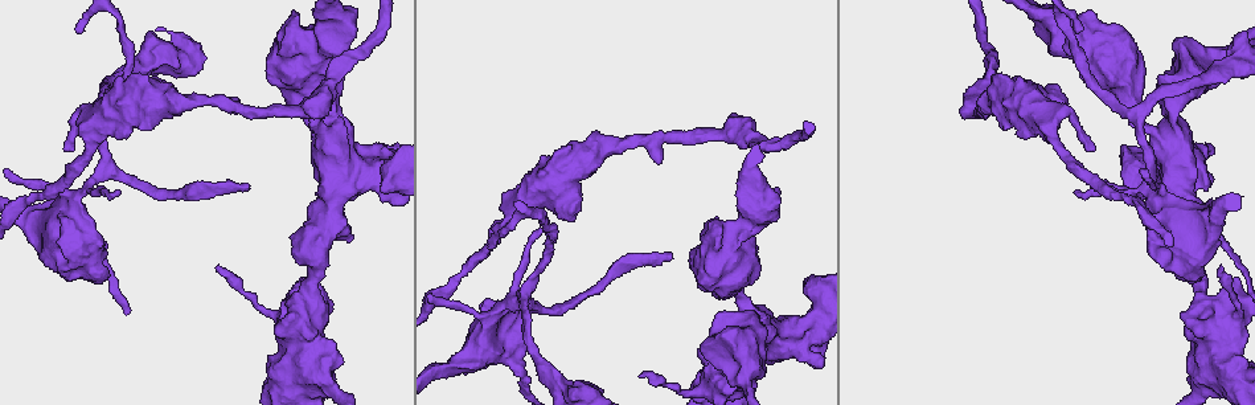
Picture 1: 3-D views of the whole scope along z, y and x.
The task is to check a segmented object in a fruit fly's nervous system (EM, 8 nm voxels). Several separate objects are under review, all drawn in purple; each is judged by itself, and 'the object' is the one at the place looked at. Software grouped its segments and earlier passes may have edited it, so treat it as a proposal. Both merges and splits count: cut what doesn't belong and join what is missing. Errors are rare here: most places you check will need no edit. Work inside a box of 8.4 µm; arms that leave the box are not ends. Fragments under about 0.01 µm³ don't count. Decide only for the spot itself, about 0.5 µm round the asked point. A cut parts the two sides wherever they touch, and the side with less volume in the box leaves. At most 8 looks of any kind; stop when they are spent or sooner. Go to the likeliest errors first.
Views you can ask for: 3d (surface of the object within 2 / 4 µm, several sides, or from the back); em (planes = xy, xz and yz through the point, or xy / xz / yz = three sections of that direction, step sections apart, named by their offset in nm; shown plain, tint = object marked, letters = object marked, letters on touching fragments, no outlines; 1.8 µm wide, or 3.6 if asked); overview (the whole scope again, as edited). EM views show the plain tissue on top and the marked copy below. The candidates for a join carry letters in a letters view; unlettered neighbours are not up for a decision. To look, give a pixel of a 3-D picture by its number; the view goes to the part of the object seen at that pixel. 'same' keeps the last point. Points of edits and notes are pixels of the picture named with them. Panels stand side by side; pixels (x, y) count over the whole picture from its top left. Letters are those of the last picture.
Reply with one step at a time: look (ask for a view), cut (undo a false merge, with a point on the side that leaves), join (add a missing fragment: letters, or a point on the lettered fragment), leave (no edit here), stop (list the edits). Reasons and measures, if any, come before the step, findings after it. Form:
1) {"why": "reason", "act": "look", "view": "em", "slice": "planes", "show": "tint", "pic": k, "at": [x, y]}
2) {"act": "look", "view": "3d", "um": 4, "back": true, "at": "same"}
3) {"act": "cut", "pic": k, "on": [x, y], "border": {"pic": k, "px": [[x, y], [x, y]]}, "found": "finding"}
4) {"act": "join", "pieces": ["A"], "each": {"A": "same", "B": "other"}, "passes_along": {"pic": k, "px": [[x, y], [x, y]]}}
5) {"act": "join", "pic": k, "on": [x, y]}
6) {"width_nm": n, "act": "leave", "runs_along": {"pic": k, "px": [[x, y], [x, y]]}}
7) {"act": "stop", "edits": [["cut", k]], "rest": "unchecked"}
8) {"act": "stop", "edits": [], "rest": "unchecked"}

{"why": "abrupt turn", "act": "look", "view": "3d", "um": 4, "pic": 1, "at": [74, 237]}

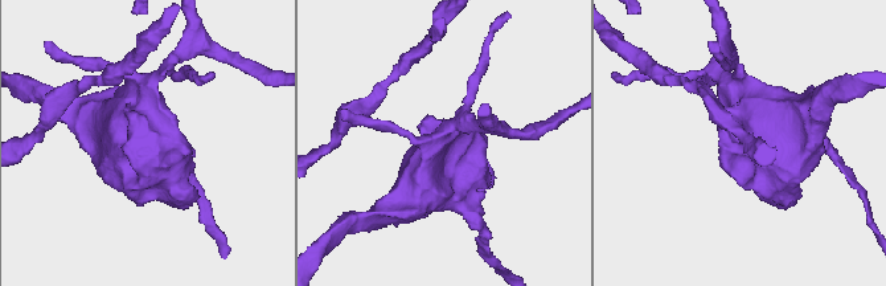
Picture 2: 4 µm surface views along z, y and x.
{"act": "look", "view": "em", "um": 3.6, "slice": "xy", "step": 4, "show": "tint", "pic": 2, "at": [443, 159]}

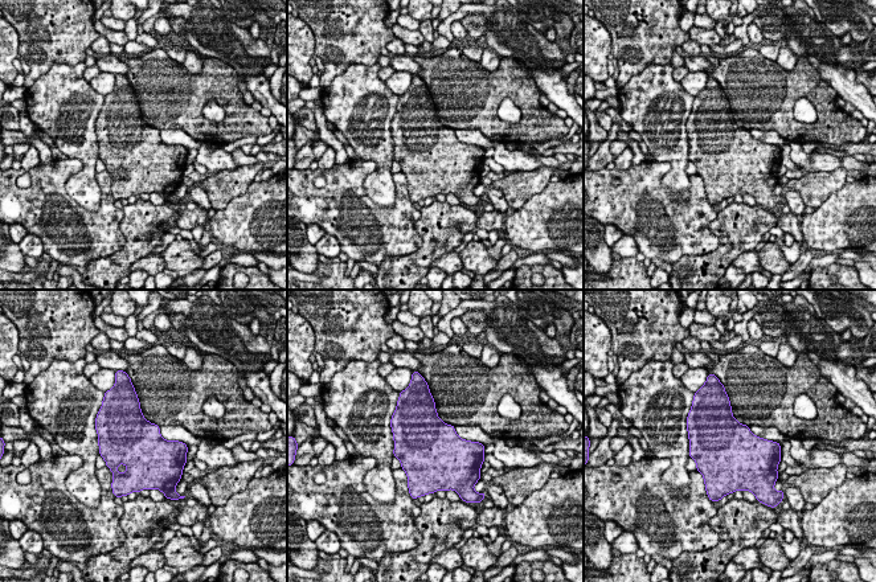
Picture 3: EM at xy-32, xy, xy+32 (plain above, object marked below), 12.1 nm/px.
{"why": "another direction", "act": "look", "view": "em", "um": 3.6, "slice": "planes", "show": "letters", "at": "same"}

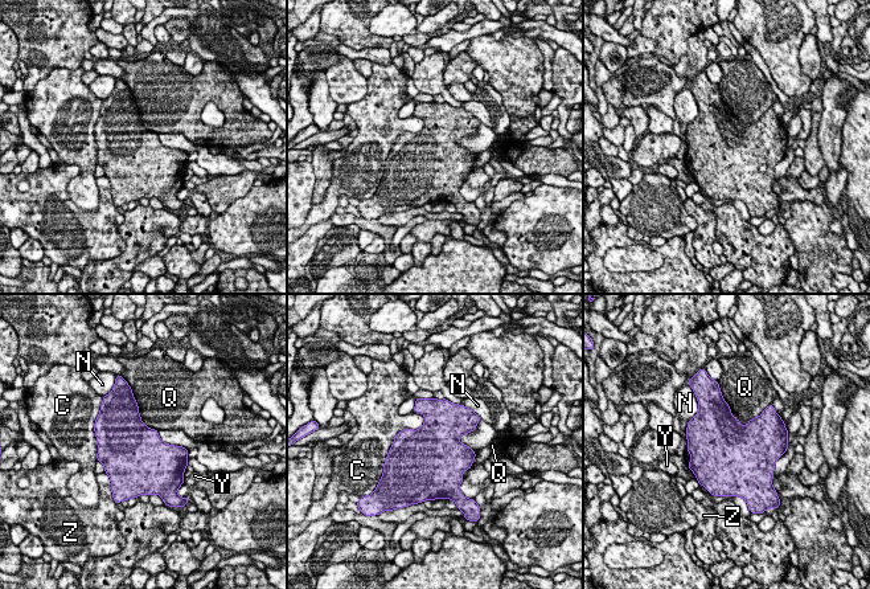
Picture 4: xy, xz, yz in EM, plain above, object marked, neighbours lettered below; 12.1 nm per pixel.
{"act": "leave", "each": {"C": "other", "N": "other", "Q": "other", "Y": "other", "Z": "other"}, "border": {"pic": 4, "px": [[722, 397], [743, 425], [763, 412]]}, "found": "continuous, no second neuron"}

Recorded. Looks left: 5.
{"why": "thick turns thin", "act": "look", "view": "em", "um": 3.6, "slice": "planes", "show": "letters", "pic": 1, "at": [1228, 319]}

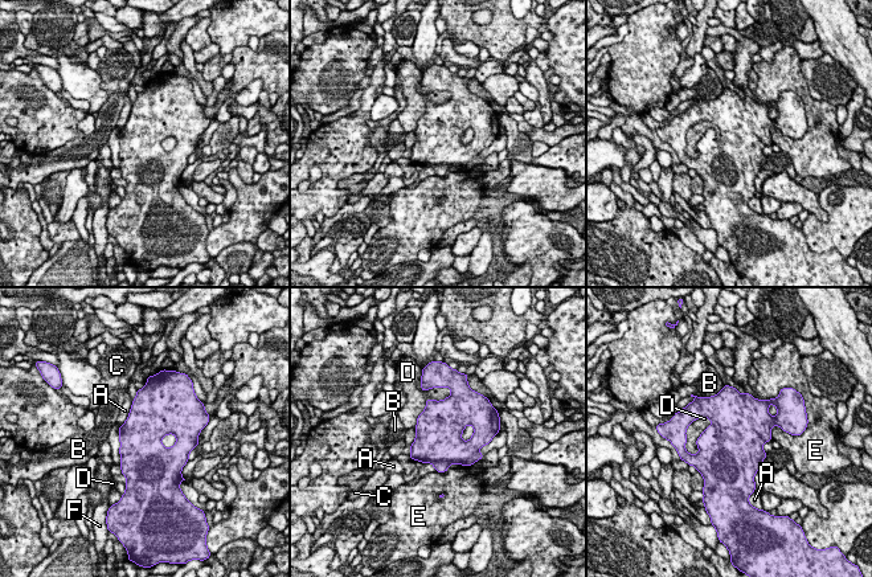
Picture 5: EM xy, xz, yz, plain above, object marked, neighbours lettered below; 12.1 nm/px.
{"act": "leave", "each": {"A": "other", "B": "other", "C": "other", "D": "other", "E": "other", "F": "other"}, "border": {"pic": 5, "px": [[132, 400], [127, 418], [118, 428]]}, "found": "continuous, no second neuron"}

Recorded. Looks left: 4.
{"why": "end of a long branch", "act": "look", "view": "em", "slice": "planes", "show": "letters", "pic": 1, "at": [670, 257]}

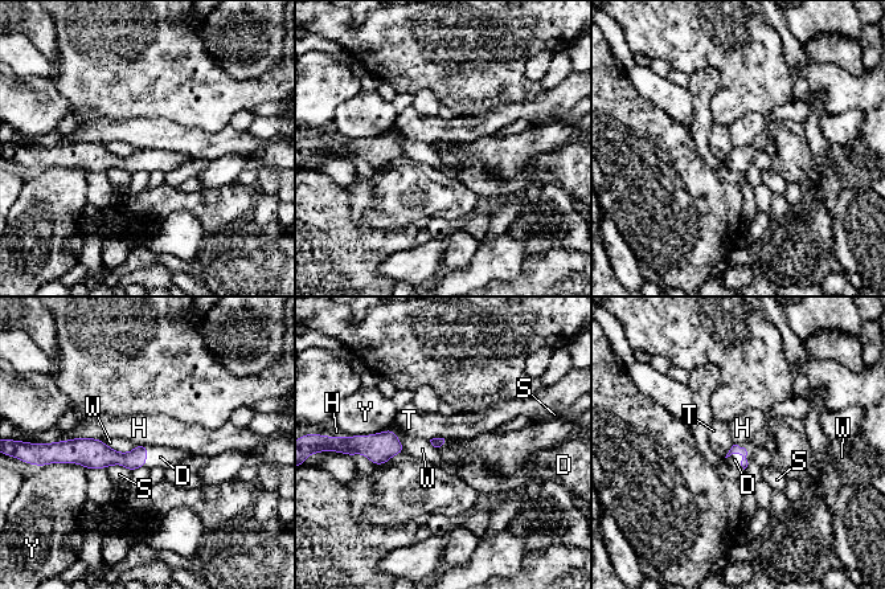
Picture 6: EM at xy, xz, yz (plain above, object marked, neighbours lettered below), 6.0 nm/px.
{"act": "join", "pieces": ["D"], "each": {"D": "same", "H": "other", "S": "other", "T": "other", "W": "other", "Y": "other"}, "passes_along": {"pic": 6, "px": [[734, 449], [740, 453], [734, 459]]}, "found": "the neuron continues"}

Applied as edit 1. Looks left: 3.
{"act": "stop", "edits": [["join", 6]], "rest": "unchecked"}

